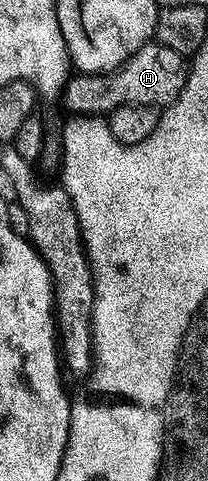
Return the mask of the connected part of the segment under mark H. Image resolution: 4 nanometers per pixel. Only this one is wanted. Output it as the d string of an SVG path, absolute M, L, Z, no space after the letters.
M158 43L142 45L113 73L85 73L68 80L61 98L71 115L109 115L122 105L166 107L179 98L187 82L188 62L184 54Z

